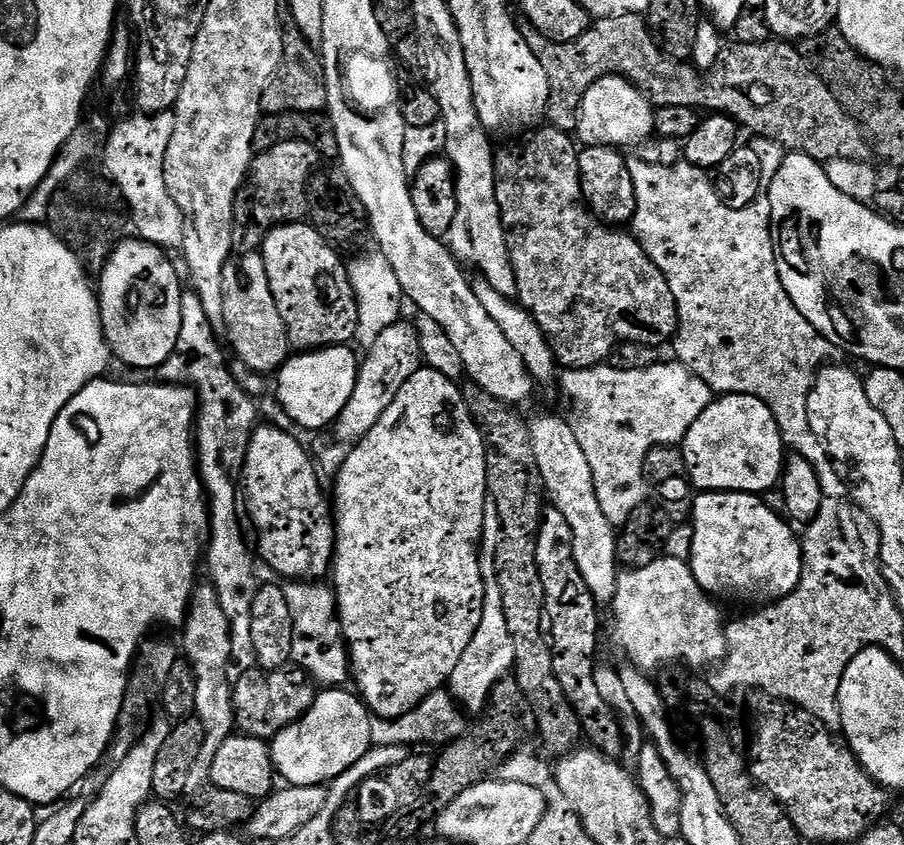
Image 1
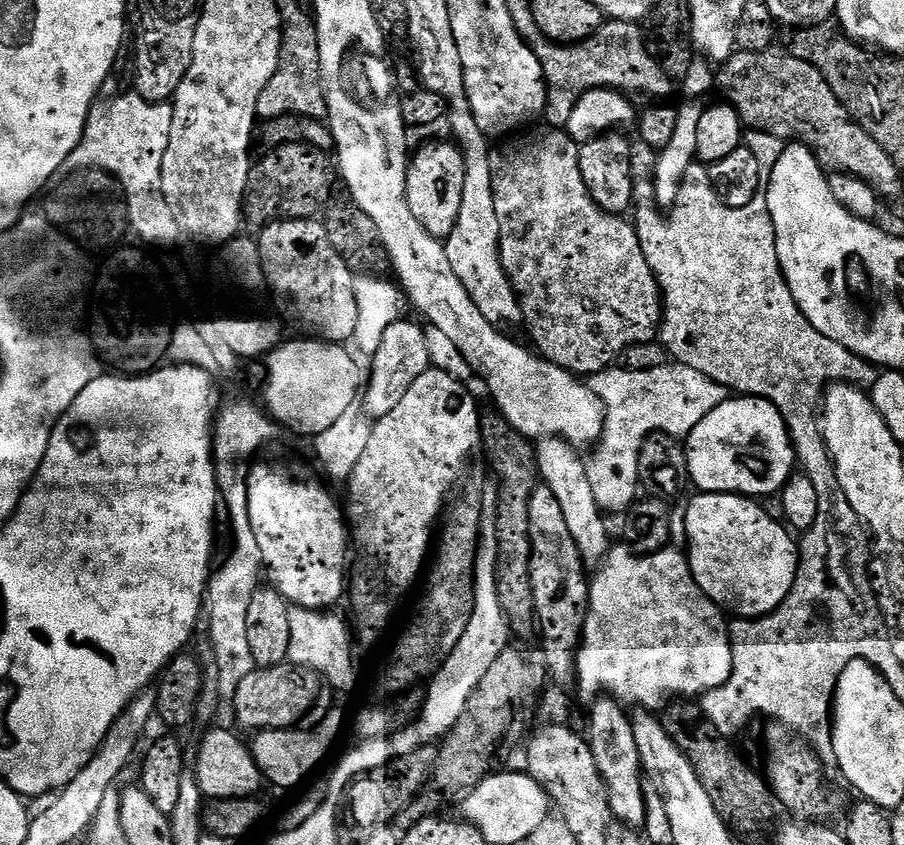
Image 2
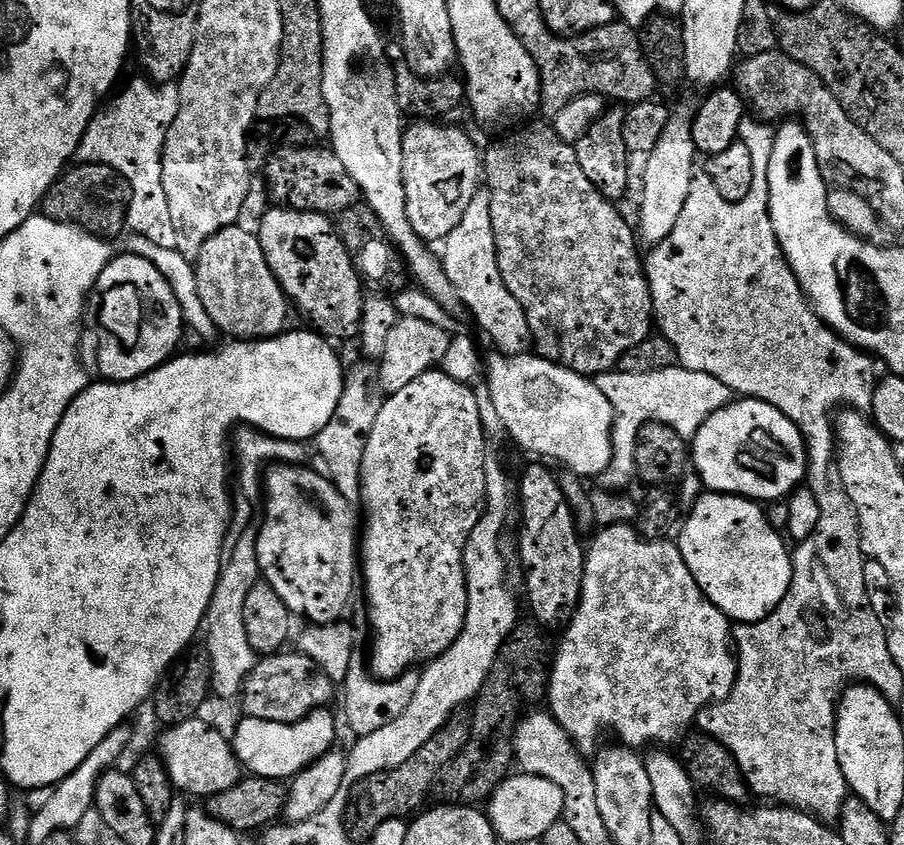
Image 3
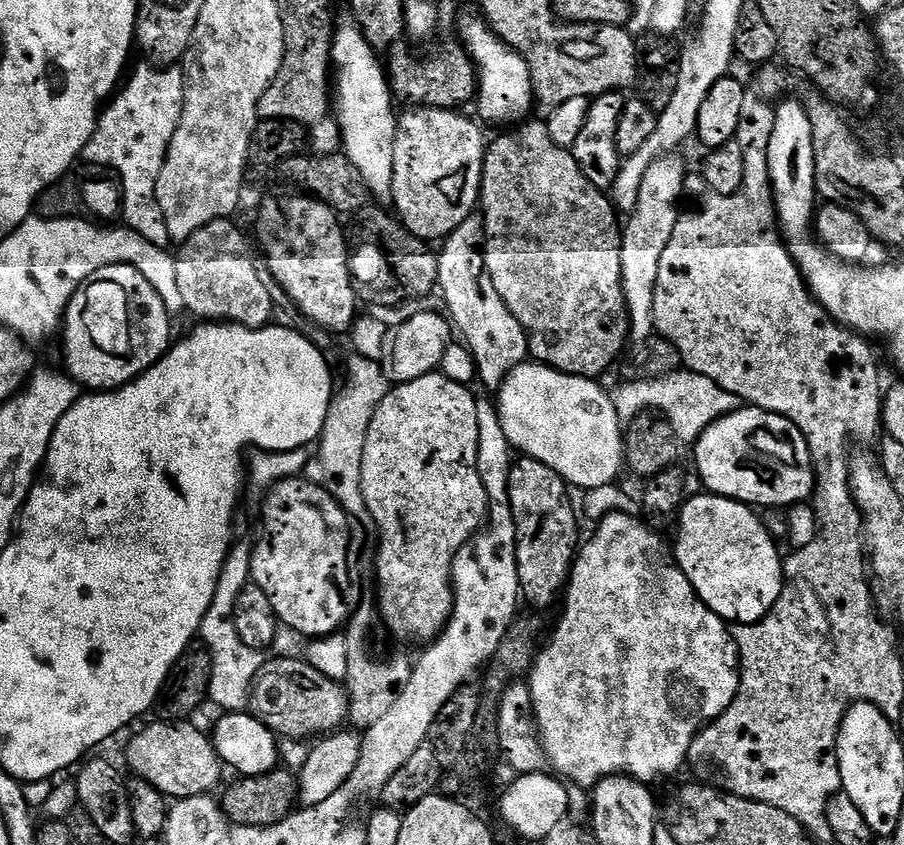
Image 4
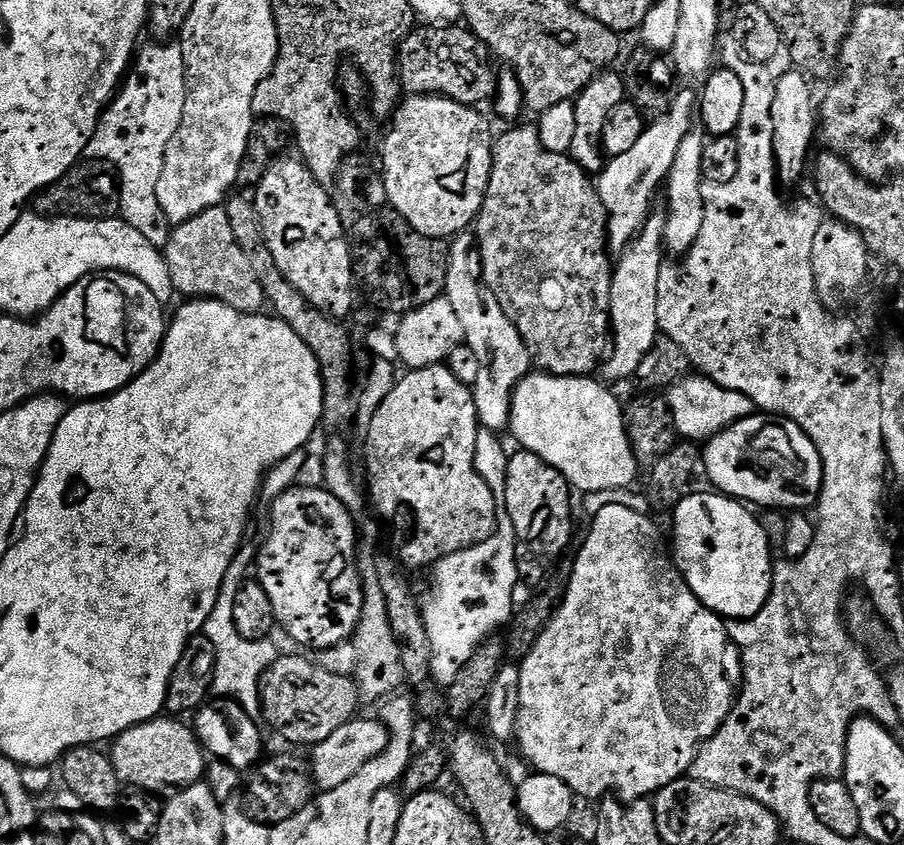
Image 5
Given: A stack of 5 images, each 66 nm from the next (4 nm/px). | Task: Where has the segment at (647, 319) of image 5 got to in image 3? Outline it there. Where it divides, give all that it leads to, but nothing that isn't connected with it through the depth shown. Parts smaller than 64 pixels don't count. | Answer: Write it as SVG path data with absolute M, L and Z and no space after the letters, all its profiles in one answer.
M673 115L669 119L666 130L662 134L662 138L658 138L658 142L654 146L654 150L647 153L644 164L644 197L640 200L640 228L638 224L638 236L641 241L644 240L648 246L660 244L677 225L678 218L682 215L682 208L686 204L686 200L690 195L691 176L698 169L698 153L694 146L694 138L692 137L692 116Z

